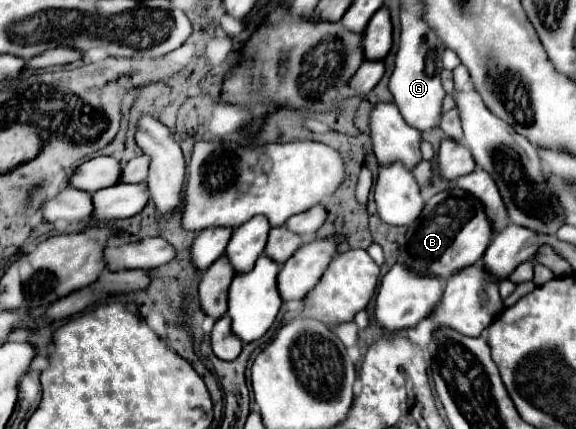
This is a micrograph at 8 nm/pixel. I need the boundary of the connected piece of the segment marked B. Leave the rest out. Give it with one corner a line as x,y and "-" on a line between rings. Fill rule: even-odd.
446,189
442,193
436,193
432,199
426,201
420,217
408,227
406,231
406,245
400,249
400,263
406,265
410,271
418,275
434,275
438,279
448,279
450,275
474,265
484,255
488,243
492,239
492,227
488,227
488,219
484,215
484,209
472,195
466,195
460,189

